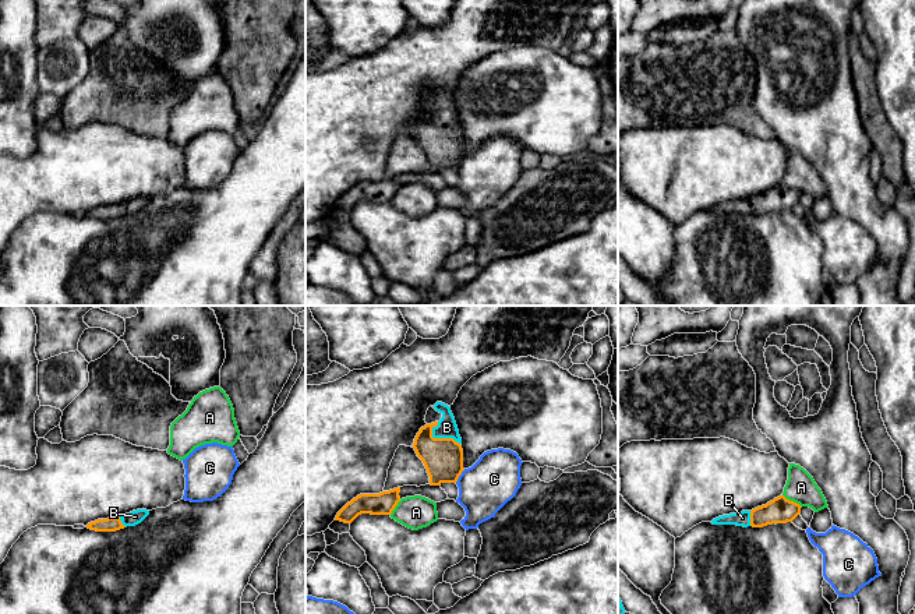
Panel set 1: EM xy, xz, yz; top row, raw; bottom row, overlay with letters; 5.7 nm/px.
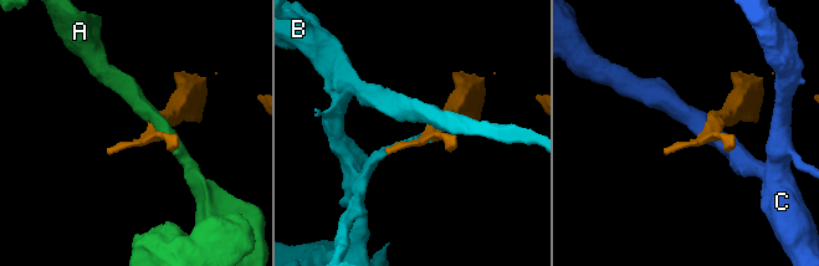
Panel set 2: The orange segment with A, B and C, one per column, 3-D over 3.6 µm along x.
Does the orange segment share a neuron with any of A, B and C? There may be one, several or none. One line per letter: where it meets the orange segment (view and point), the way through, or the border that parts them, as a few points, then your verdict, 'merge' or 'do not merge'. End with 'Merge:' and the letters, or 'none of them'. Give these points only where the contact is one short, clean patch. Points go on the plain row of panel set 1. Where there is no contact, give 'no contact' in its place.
A: meets orange in yz at (792, 189); do not merge
B: meets orange in xz at (442, 126); merge
C: meets orange in xz at (459, 162); do not merge
Merge: B

